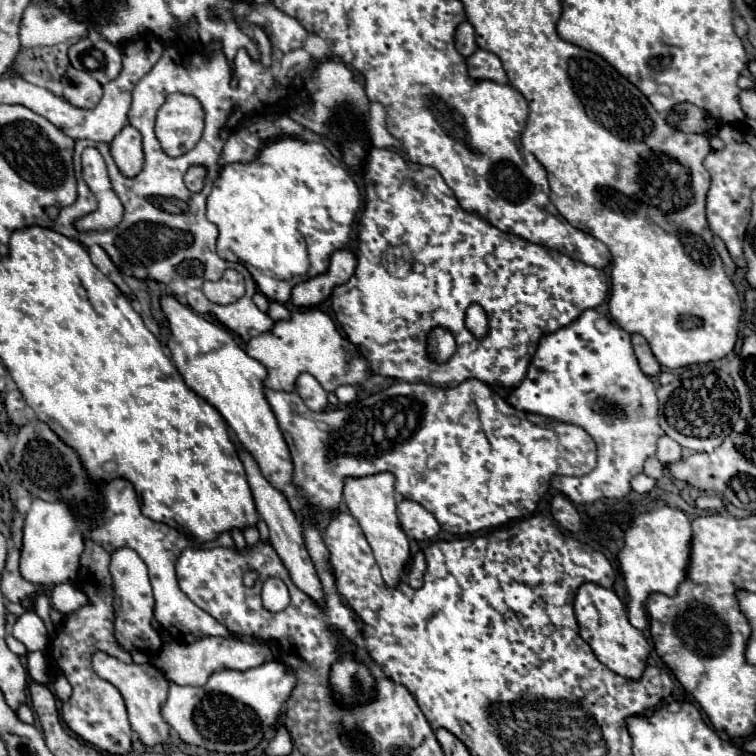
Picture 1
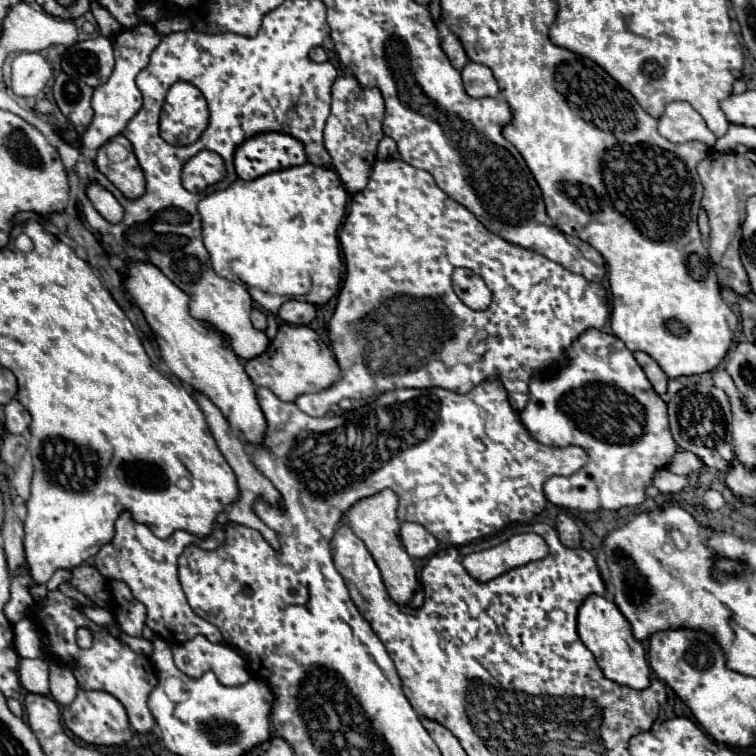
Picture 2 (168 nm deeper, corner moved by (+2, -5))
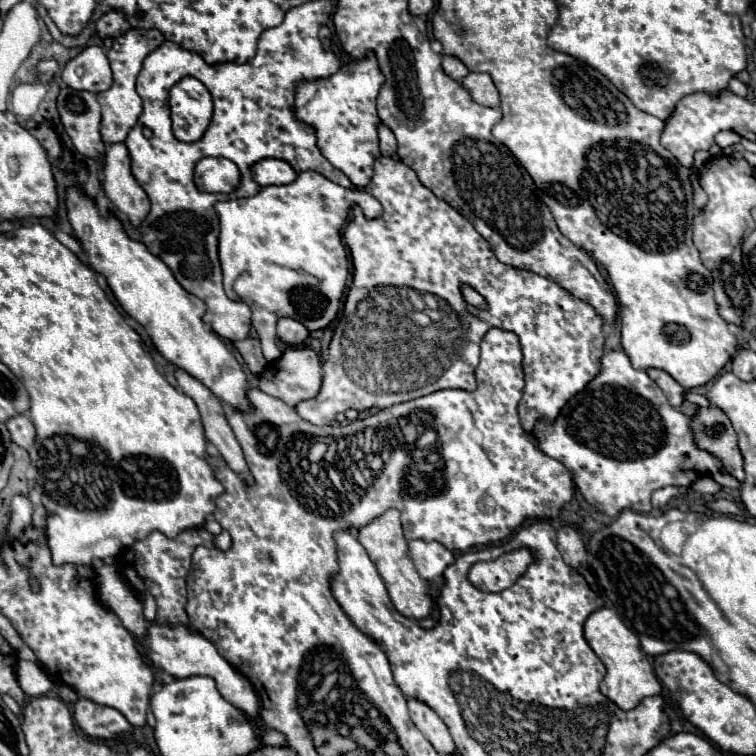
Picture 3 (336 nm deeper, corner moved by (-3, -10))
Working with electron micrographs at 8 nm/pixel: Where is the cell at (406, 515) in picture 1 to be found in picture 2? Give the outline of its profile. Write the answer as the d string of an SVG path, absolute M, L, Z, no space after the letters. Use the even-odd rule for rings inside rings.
M402 523L402 543L410 557L426 559L436 553L438 541L418 523Z

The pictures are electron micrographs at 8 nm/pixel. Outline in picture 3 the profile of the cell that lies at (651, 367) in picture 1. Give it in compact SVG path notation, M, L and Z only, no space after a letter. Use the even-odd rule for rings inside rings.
M649 368L647 370L647 374L655 380L655 384L663 390L663 394L667 396L667 402L671 404L671 406L681 406L681 402L683 402L683 394L685 394L685 390L665 372L665 370L657 370L657 368Z

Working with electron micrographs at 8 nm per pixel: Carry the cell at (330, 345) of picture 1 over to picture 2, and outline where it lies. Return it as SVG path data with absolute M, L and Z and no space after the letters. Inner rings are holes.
M288 323L280 325L274 345L270 343L260 357L246 361L246 373L256 387L268 387L282 401L296 401L298 395L318 393L340 377L338 363L332 351L318 339L318 333L310 327L294 327Z

